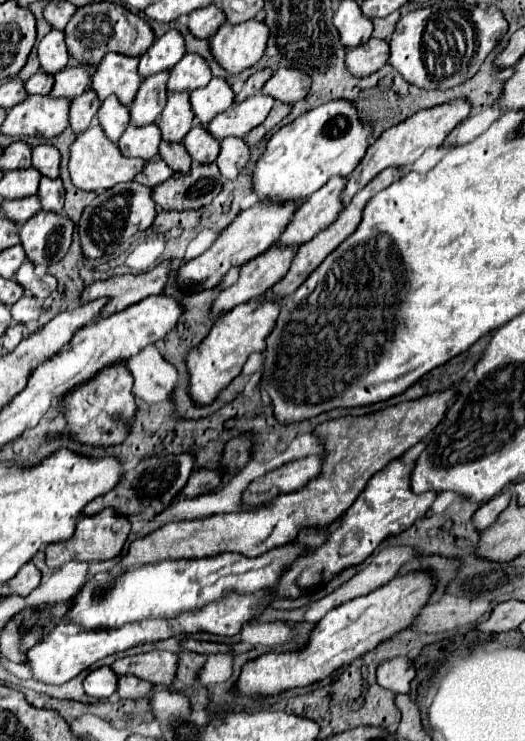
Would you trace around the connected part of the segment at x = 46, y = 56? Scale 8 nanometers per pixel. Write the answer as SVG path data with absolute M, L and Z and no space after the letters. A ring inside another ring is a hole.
M51 30L41 40L41 44L37 48L37 56L39 56L41 72L45 72L45 74L57 74L59 70L63 70L67 66L67 62L69 62L67 46L63 44L63 32Z

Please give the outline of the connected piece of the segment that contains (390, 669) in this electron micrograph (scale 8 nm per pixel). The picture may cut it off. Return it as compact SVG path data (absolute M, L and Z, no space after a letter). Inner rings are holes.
M395 656L383 660L377 668L377 684L395 694L407 694L413 678L415 678L415 664L409 656Z

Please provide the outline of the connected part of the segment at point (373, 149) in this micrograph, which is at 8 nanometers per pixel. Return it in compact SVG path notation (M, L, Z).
M453 100L449 104L441 104L439 108L429 108L427 112L417 112L415 116L407 118L403 124L397 124L389 130L385 130L381 134L379 140L375 140L363 160L359 162L359 166L355 168L355 172L351 172L351 176L347 176L347 184L341 192L341 202L347 204L357 190L365 188L379 172L383 172L385 168L401 168L401 166L407 166L407 164L413 164L429 146L441 146L443 140L447 138L447 134L461 122L469 116L469 110L471 106L467 104L467 100Z

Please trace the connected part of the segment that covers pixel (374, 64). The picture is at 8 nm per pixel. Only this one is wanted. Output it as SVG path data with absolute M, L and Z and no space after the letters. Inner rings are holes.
M371 38L367 40L367 44L361 44L359 48L351 48L347 52L345 64L351 76L359 76L359 78L371 76L373 72L377 72L387 64L387 42Z

